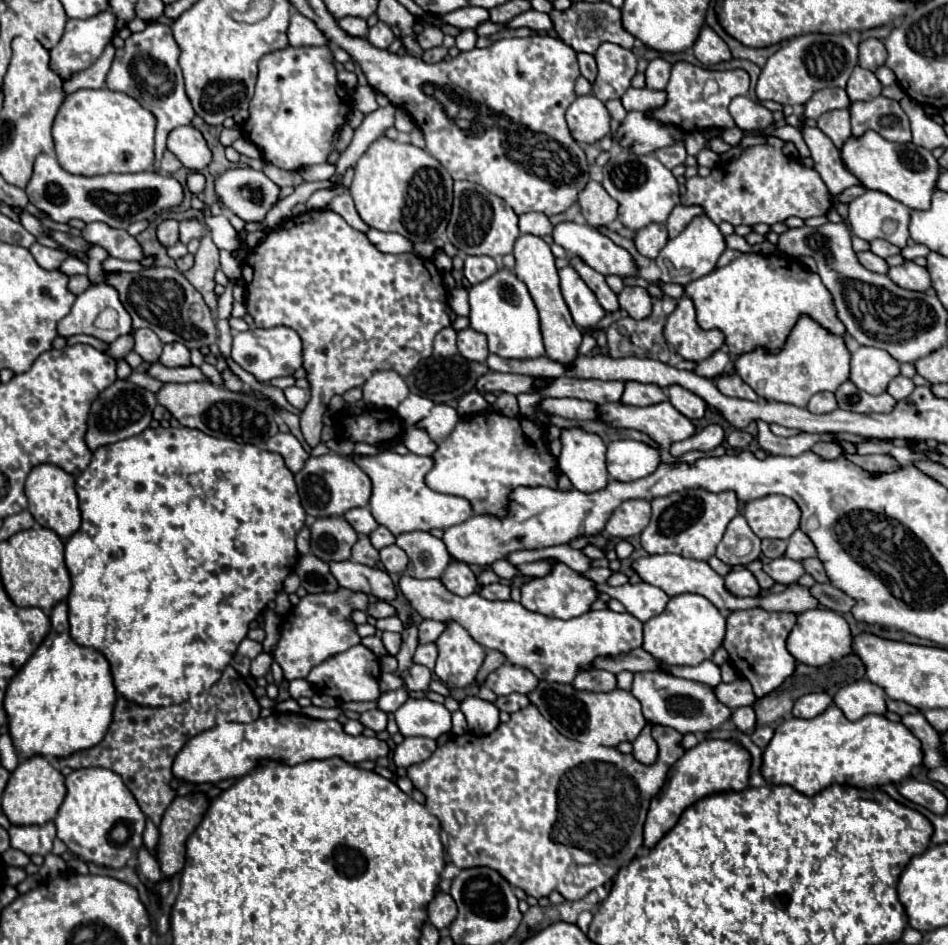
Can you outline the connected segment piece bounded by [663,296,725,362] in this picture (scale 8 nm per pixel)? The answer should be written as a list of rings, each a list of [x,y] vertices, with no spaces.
[[[681,298],[675,312],[667,316],[665,340],[673,350],[691,362],[701,362],[719,350],[725,342],[725,336],[719,330],[701,330],[695,320],[695,306],[689,298]]]

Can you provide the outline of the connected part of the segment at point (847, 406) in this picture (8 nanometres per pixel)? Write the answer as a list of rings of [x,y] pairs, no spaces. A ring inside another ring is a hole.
[[[845,382],[837,388],[835,392],[839,408],[843,410],[851,410],[851,412],[891,412],[897,404],[895,398],[891,398],[891,394],[883,392],[879,396],[871,396],[867,392],[861,392],[853,382]]]

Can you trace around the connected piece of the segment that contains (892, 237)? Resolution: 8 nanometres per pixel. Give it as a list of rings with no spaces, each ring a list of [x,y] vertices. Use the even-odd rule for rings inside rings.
[[[865,190],[863,196],[855,198],[851,204],[849,204],[849,218],[847,222],[851,224],[851,232],[867,242],[871,240],[877,240],[877,238],[883,238],[883,240],[889,240],[891,244],[899,246],[899,248],[905,248],[907,244],[907,238],[909,238],[909,218],[911,218],[911,210],[893,200],[891,196],[879,192],[879,190]]]

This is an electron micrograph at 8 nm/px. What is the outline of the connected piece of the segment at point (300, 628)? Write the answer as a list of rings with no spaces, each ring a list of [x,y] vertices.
[[[347,588],[335,590],[335,594],[307,594],[299,600],[297,606],[283,618],[279,640],[273,648],[275,662],[283,668],[285,680],[307,678],[309,670],[329,656],[349,650],[359,644],[361,638],[357,634],[357,624],[351,620],[355,610],[367,610],[369,596],[363,592],[353,592]]]

